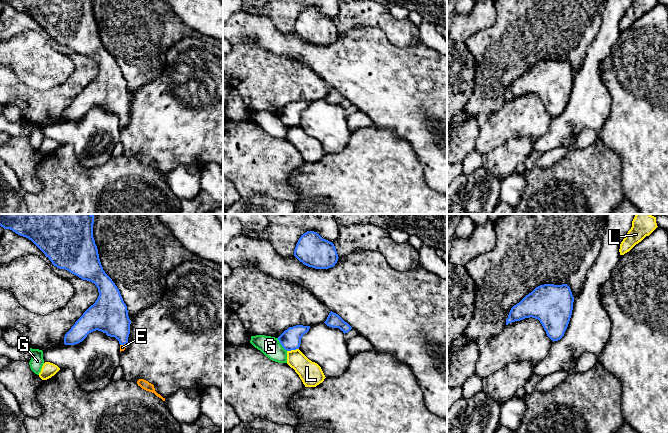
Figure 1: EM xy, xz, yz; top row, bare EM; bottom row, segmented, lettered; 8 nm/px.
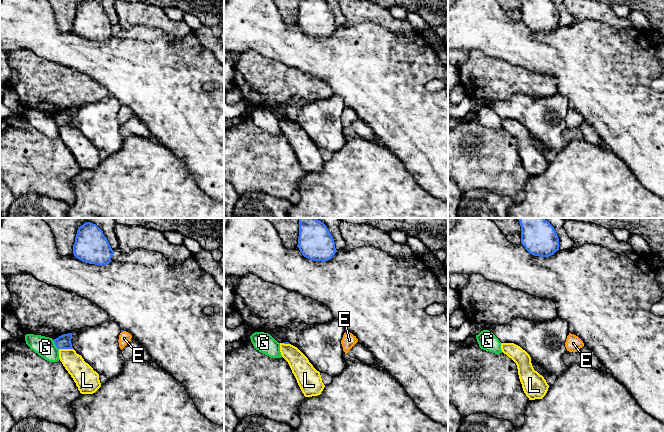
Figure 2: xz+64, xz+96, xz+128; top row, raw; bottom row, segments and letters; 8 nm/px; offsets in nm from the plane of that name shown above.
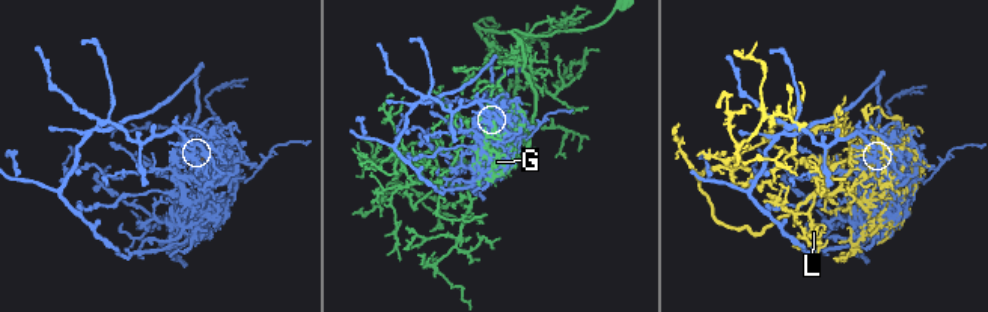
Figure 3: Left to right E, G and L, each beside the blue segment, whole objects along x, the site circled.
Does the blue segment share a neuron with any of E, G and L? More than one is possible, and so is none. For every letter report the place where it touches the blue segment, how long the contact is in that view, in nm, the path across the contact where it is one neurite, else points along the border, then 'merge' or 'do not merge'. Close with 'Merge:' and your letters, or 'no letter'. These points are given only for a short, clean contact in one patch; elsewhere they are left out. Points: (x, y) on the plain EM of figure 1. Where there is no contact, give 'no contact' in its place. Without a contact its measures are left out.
E: meets blue in xy at (123, 120); contact 60 nm long; runs through xy (110, 92), (121, 107), (123, 120), (122, 123); merge
G: meets blue in xz at (281, 120); contact 130 nm long; do not merge
L: meets blue in xz at (292, 125); contact 100 nm long; do not merge
Merge: E

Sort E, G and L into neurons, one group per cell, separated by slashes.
E / G / L

